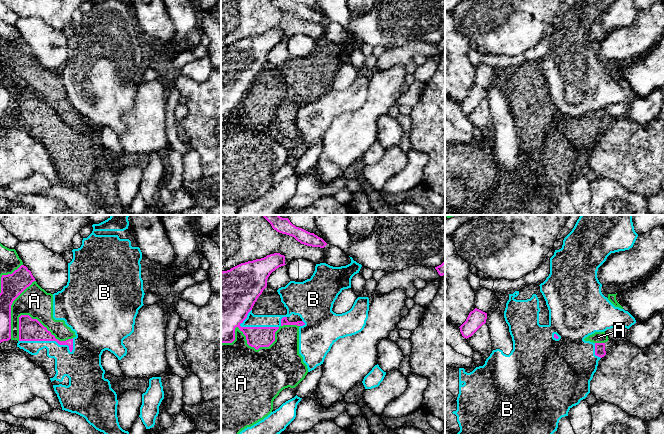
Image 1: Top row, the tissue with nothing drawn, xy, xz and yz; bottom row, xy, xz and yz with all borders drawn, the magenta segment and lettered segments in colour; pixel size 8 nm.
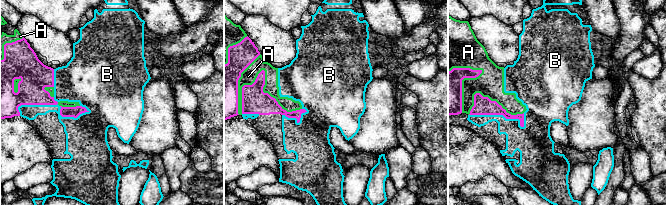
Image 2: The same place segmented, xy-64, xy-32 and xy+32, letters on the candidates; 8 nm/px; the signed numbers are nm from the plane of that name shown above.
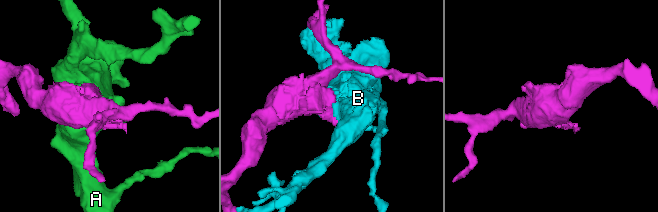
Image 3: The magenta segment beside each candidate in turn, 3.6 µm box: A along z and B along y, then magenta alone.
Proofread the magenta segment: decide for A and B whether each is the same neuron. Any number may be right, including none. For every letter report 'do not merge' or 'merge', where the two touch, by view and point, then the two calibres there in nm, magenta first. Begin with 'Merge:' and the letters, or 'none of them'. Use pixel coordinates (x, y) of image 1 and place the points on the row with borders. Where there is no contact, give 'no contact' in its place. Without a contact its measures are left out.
Merge: none of them
A: do not merge; meets magenta in xz at (247, 342); 220 nm thick on the magenta side, 460 nm on the other
B: do not merge; meets magenta in xy at (47, 340); 180 nm thick on the magenta side, 200 nm on the other

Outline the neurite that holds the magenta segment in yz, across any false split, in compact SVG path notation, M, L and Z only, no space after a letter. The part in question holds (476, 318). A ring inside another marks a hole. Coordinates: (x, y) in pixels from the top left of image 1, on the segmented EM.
M475 308L471 311L466 321L459 327L464 338L471 337L483 324L486 323L487 313Z

